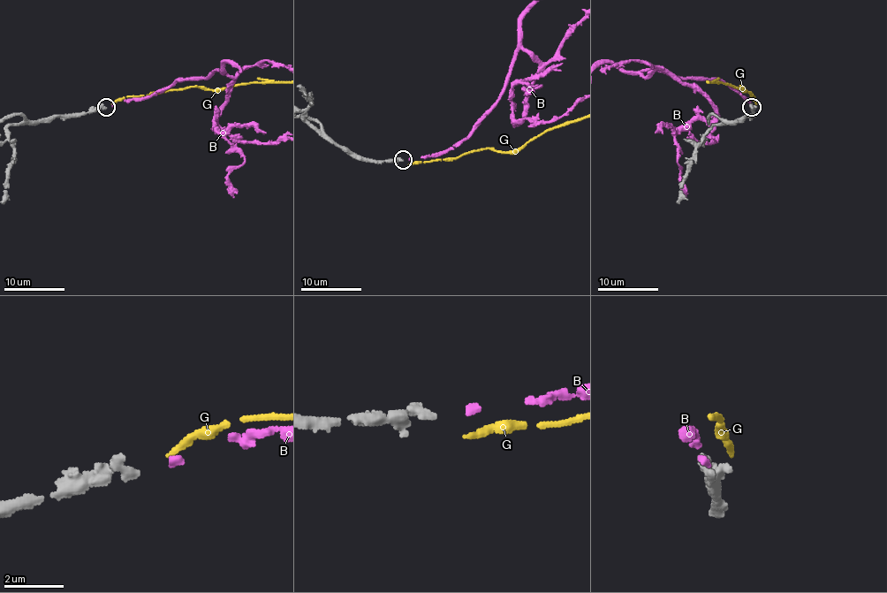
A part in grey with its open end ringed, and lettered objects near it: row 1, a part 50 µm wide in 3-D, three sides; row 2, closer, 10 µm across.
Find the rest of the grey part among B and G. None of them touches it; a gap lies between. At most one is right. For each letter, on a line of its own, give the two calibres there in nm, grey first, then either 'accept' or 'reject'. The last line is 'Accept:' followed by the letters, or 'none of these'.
B: 320/180 nm | accept
G: 320/200 nm | reject
Accept: B

